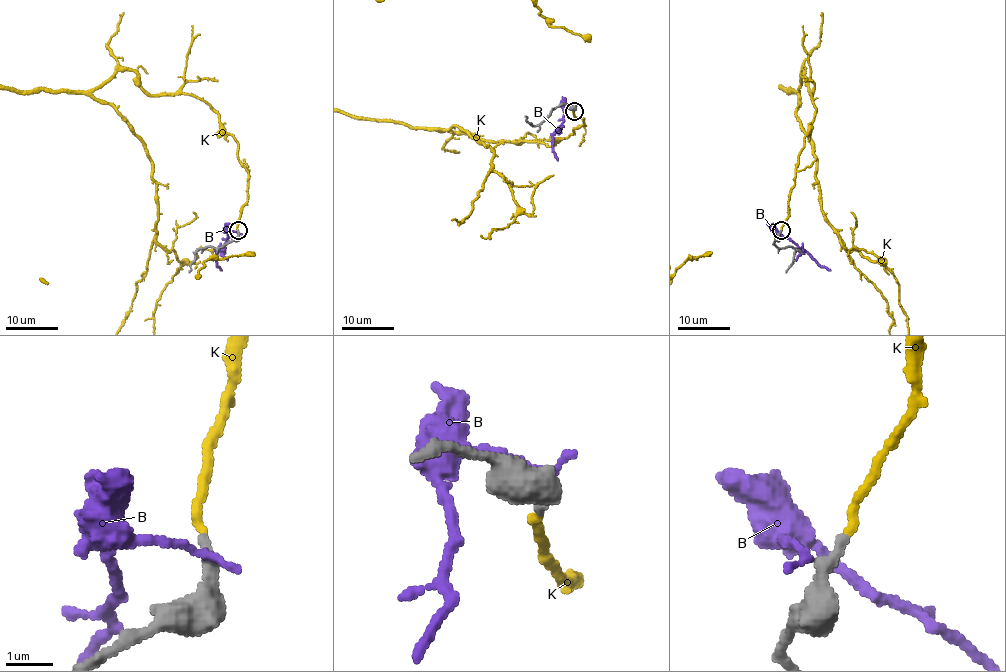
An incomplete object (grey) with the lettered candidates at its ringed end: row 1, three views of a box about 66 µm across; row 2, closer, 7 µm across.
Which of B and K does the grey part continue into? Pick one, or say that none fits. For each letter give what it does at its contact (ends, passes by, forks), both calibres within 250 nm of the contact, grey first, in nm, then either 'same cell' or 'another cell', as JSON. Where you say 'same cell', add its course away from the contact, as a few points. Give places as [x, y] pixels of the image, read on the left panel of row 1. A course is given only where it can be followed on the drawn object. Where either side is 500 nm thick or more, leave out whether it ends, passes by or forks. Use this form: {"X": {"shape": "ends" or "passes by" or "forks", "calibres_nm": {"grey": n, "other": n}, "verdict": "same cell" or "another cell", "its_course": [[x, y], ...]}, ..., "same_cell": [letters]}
{"B": {"shape": "ends", "calibres_nm": {"grey": 400, "other": 190}, "verdict": "another cell"}, "K": {"shape": "ends", "calibres_nm": {"grey": 260, "other": 180}, "verdict": "same cell"}, "same_cell": ["K"]}

